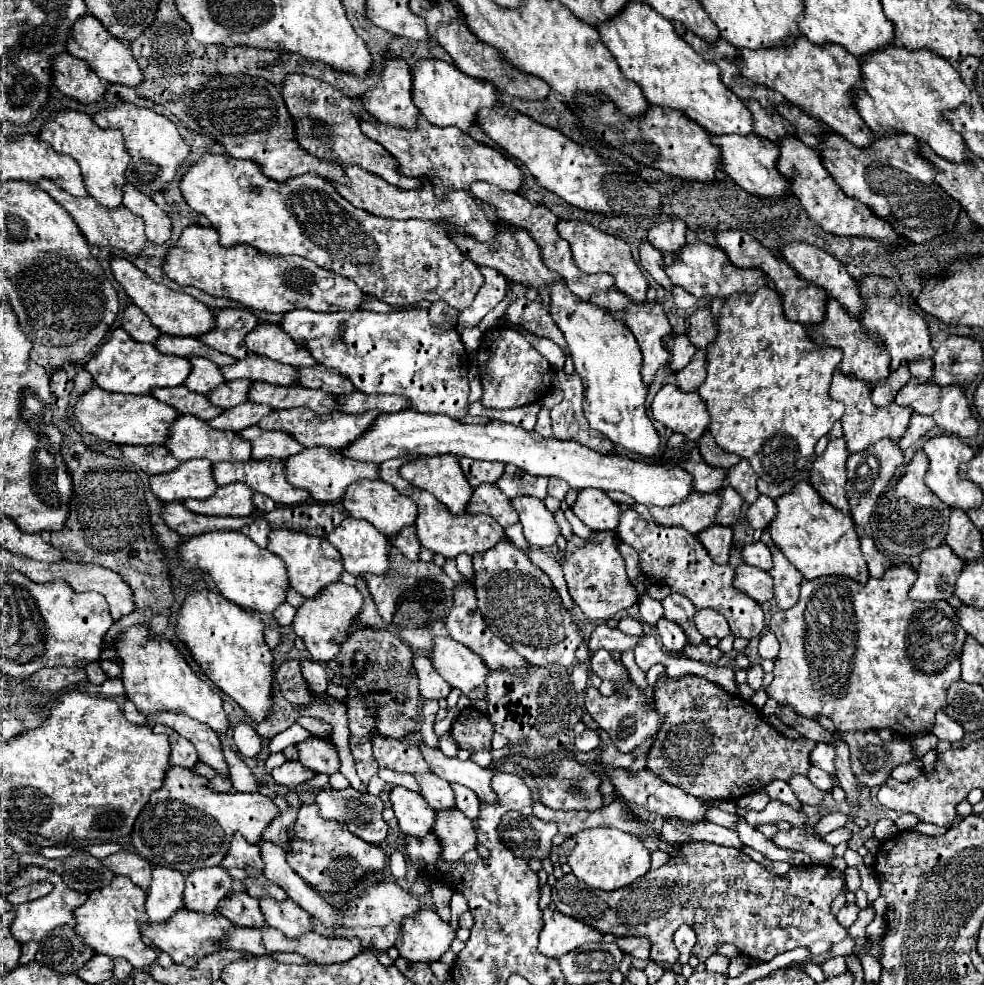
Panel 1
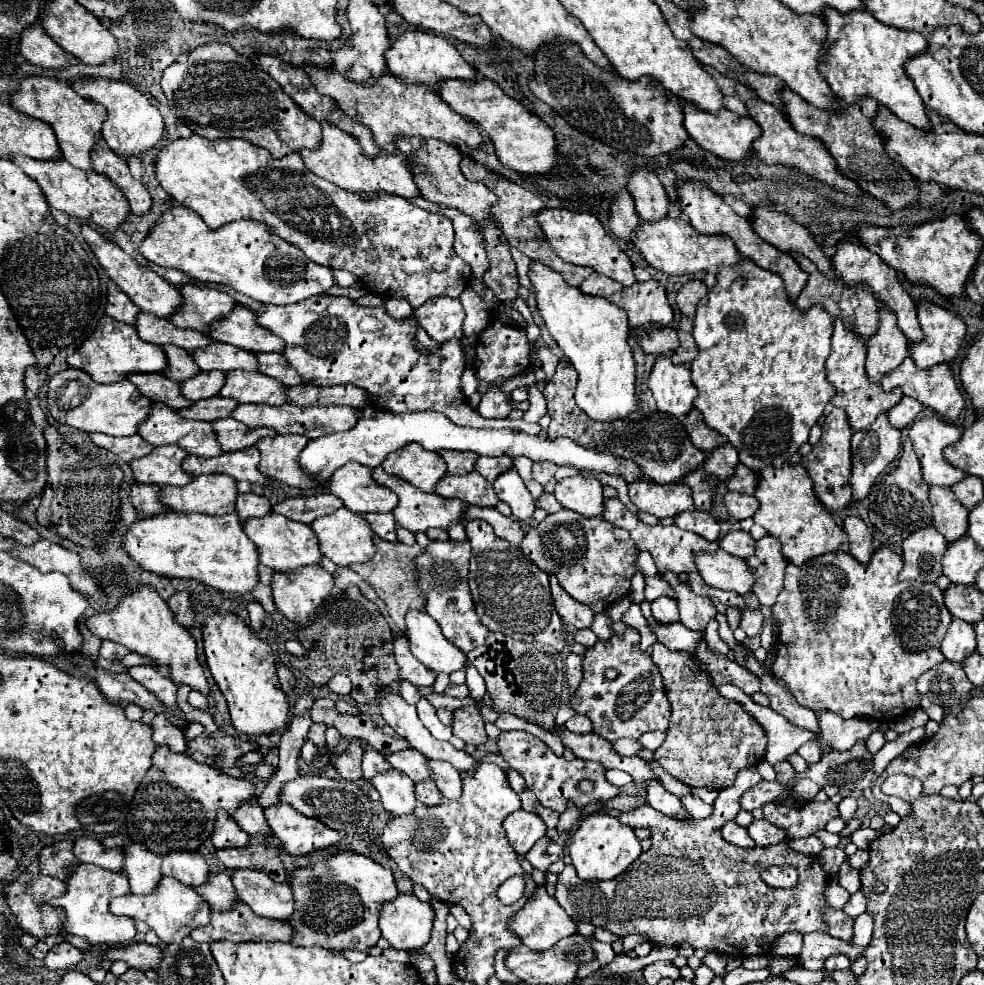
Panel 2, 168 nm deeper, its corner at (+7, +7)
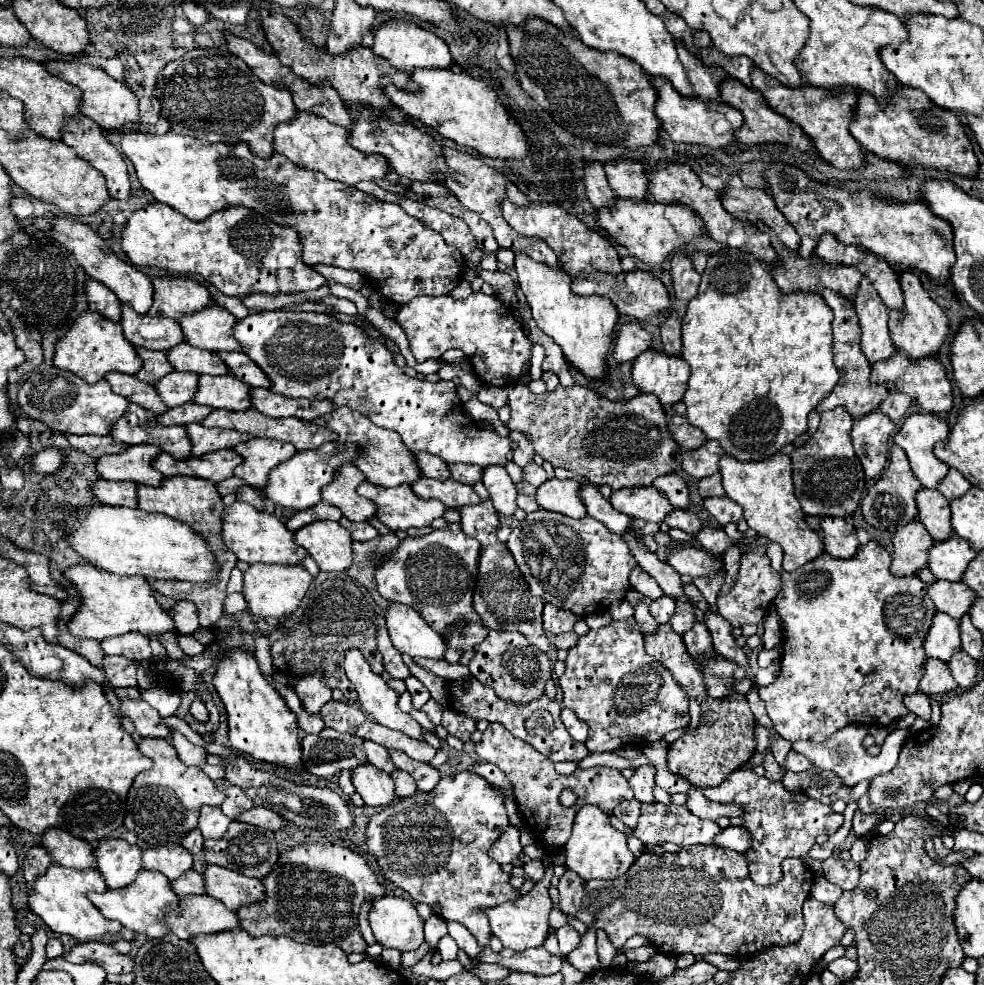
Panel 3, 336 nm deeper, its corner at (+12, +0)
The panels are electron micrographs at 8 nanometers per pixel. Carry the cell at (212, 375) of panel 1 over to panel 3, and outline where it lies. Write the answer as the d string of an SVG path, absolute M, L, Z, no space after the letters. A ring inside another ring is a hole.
M138 347L136 351L138 351L140 359L144 361L144 367L136 375L138 379L142 379L142 381L146 381L150 385L156 385L158 379L162 379L164 375L168 375L168 373L174 371L174 367L168 363L166 353L162 353L162 351L150 351L150 349L144 349L144 347Z

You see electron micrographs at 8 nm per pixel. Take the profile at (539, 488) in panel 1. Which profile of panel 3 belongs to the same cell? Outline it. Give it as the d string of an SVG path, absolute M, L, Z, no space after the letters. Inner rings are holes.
M454 463L450 465L450 473L452 479L460 481L460 483L468 483L468 485L476 485L482 481L484 469L480 465L464 465L464 463Z

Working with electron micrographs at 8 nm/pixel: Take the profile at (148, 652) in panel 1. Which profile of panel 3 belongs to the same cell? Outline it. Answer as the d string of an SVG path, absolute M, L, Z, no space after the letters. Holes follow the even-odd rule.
M90 565L70 567L70 569L66 569L66 577L78 587L78 591L82 595L82 607L68 623L68 629L72 635L104 641L104 639L110 639L116 635L142 633L150 641L154 641L154 639L160 641L162 635L172 633L182 651L186 651L186 653L204 651L204 645L198 643L192 635L178 633L172 617L156 603L156 599L152 595L152 587L144 577L120 577L120 575L112 575L108 571L100 571L98 567L90 567Z

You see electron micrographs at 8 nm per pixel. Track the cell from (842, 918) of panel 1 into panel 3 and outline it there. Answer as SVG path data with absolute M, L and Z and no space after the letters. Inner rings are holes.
M818 877L818 879L814 881L814 887L812 887L810 895L812 895L816 901L820 901L820 903L830 903L830 905L834 905L834 903L840 899L842 889L840 889L838 885L828 883L824 877Z

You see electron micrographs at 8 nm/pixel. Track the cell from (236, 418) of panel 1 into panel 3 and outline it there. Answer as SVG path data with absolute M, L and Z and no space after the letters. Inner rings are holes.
M186 403L182 407L168 409L166 413L158 415L158 423L162 425L188 425L188 423L200 423L204 417L212 413L212 407L204 407L198 403Z

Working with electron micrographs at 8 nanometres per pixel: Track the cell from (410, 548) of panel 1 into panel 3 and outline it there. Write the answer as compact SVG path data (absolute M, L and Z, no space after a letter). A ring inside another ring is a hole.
M342 517L340 525L352 533L354 541L370 541L370 539L378 537L378 531L370 523L354 523L354 521L348 521L346 517Z

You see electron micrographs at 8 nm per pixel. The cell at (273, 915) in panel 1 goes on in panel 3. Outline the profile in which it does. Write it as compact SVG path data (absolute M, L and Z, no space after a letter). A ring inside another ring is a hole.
M208 865L204 871L206 893L222 901L230 911L238 911L244 905L260 903L264 899L262 881L246 877L238 871L230 871L218 865Z

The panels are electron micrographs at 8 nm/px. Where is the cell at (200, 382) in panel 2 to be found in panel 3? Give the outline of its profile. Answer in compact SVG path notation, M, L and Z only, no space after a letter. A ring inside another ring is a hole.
M172 371L170 375L166 375L156 383L156 389L168 407L180 407L184 403L192 403L196 387L198 387L198 375L180 371Z

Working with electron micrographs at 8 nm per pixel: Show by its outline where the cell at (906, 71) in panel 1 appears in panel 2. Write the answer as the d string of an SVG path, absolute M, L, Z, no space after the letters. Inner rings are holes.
M825 8L825 50L819 58L819 72L827 80L829 88L837 94L839 100L847 104L855 104L859 98L869 96L879 104L895 112L895 116L903 122L909 122L917 128L929 128L925 116L925 104L917 94L913 82L905 74L905 60L921 54L925 50L927 40L913 30L901 30L887 26L871 16L865 8L839 12L835 8Z

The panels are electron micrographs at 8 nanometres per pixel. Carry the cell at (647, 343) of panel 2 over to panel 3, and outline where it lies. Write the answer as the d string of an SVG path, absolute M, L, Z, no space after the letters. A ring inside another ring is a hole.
M628 323L618 329L614 357L620 363L634 361L640 353L644 353L646 349L652 349L652 347L654 347L652 335L640 323Z

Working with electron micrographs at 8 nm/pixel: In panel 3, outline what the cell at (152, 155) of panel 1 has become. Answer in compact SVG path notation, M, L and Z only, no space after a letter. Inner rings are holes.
M52 61L44 65L52 75L64 79L66 83L78 85L82 91L82 113L94 119L104 131L120 131L126 123L140 123L140 113L138 113L138 99L136 95L118 79L110 77L106 71L86 65L86 63L76 63L76 61Z

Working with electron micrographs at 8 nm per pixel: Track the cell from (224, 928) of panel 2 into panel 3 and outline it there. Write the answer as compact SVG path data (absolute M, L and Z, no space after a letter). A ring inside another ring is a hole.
M196 895L180 901L182 911L168 915L168 925L174 935L190 941L196 935L214 935L232 931L240 925L238 915L228 911L224 903L210 895Z

